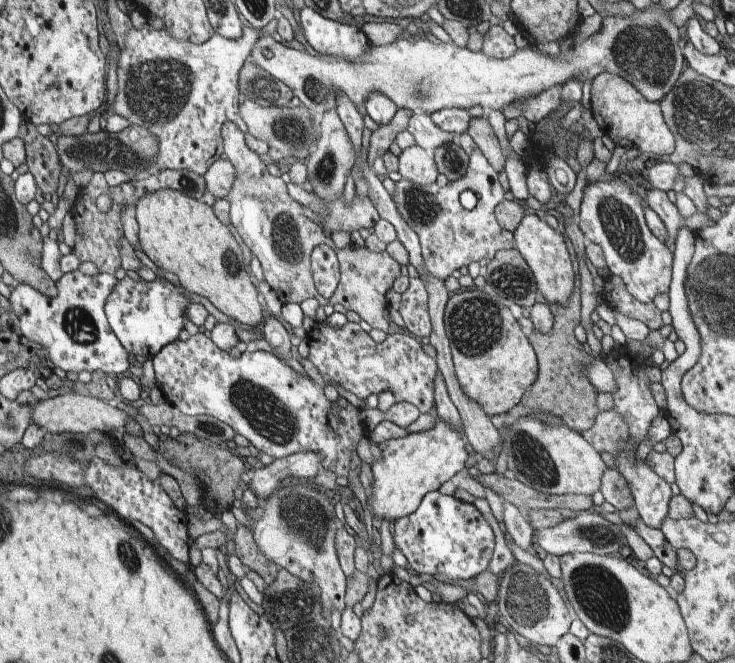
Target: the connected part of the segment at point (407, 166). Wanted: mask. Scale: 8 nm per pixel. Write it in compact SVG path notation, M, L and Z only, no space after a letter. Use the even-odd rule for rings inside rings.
M420 145L405 148L399 155L399 170L403 179L412 183L429 186L434 184L439 174L433 154Z

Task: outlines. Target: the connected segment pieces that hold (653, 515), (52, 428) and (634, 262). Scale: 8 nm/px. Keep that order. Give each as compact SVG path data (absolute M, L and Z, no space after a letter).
M630 438L617 444L614 458L616 460L616 469L626 479L630 487L639 516L649 527L659 529L669 511L669 502L673 497L670 484L658 476L652 467L648 465L644 452Z
M66 393L45 401L40 401L32 412L32 420L36 424L46 427L47 432L54 433L84 433L100 430L106 435L114 429L121 430L126 424L128 414L118 408L113 408L103 400L81 395L80 393Z
M617 175L611 181L588 182L583 189L583 198L578 212L580 218L579 227L586 240L590 240L602 247L605 251L605 261L608 263L611 275L618 275L625 282L628 292L643 303L652 303L658 294L666 294L671 285L673 271L673 251L661 241L649 229L644 218L644 202L638 192L633 190L626 182Z

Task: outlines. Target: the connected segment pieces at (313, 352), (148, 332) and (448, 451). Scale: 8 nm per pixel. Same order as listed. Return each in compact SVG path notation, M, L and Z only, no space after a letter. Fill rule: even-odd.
M348 321L342 328L316 322L307 338L310 351L304 363L322 383L337 382L360 399L392 391L396 402L412 403L422 414L434 411L437 360L425 354L423 344L412 336L394 332L383 343L376 343L358 323Z
M128 275L118 280L116 288L109 294L106 310L114 334L130 354L153 358L180 336L186 322L186 310L189 310L184 292L184 287L175 286L160 275L152 281L134 280Z
M434 413L434 417L436 420L432 428L380 444L382 458L371 468L375 481L370 488L372 494L368 497L377 519L388 516L390 520L396 520L414 513L429 492L438 490L444 482L466 470L469 455L466 451L466 434L463 435L458 427L452 427L438 414Z

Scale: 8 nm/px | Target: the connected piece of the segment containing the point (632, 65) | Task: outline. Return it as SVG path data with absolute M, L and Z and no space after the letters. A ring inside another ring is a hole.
M660 4L652 6L644 11L637 10L636 14L629 17L605 16L598 32L593 34L588 40L579 46L571 46L568 54L561 54L557 58L545 56L542 51L534 52L526 47L517 51L507 59L495 59L485 55L482 51L471 52L467 47L459 47L454 42L446 44L433 44L429 39L408 35L400 36L388 46L372 45L371 49L358 61L350 61L342 57L332 55L309 54L306 50L295 50L290 46L277 42L272 36L262 36L254 47L253 53L248 60L254 66L264 69L268 74L278 80L284 81L300 100L301 104L310 109L312 114L321 117L328 109L336 109L337 102L332 102L336 91L341 90L352 102L359 106L368 100L372 92L384 93L397 103L398 110L404 112L426 112L436 113L442 109L472 108L472 106L482 106L485 110L500 110L502 106L510 104L518 99L536 96L543 90L552 86L573 80L578 77L583 83L588 79L593 79L601 72L619 74L631 82L644 98L652 102L664 99L678 83L678 77L686 68L686 60L683 55L683 48L680 47L679 40L683 35L683 29L674 25L668 18L665 10L658 10Z

